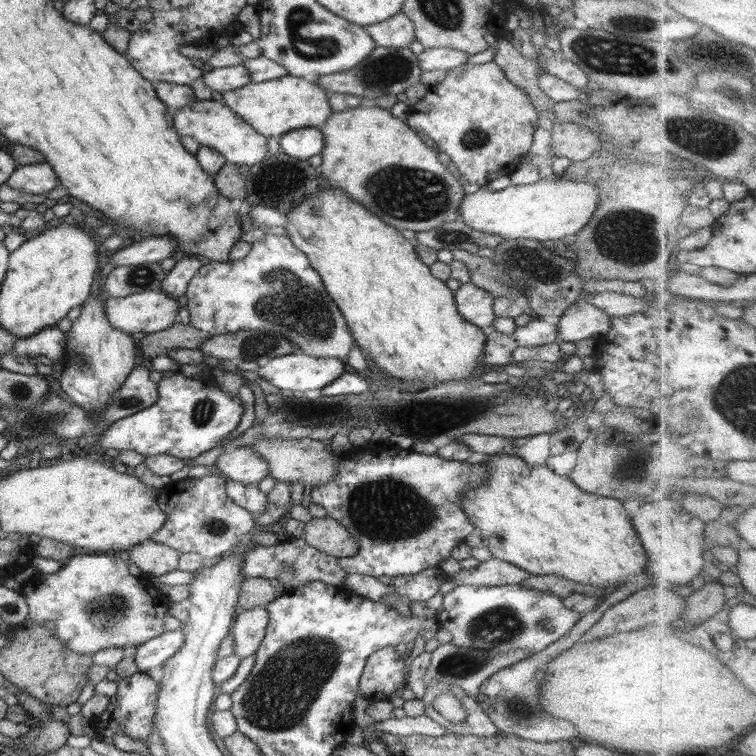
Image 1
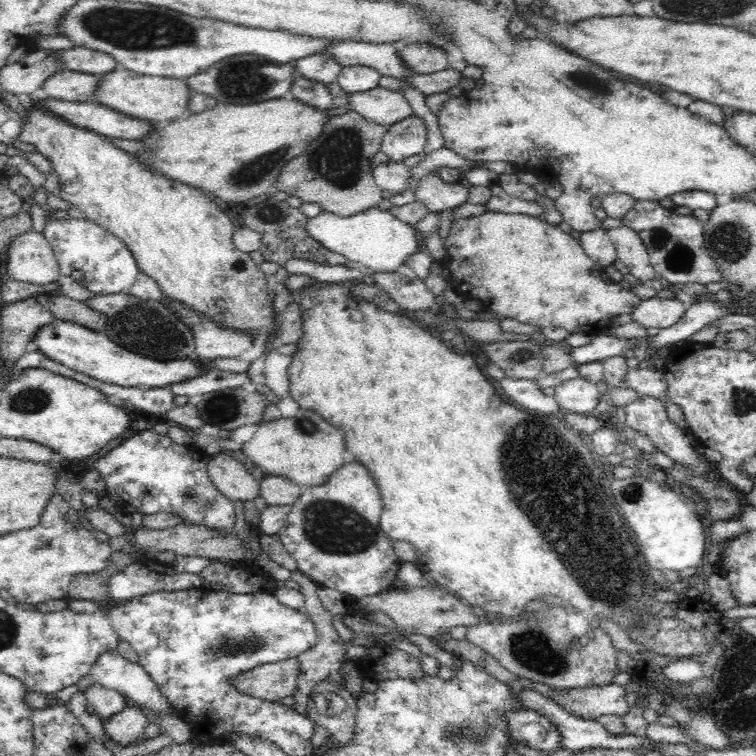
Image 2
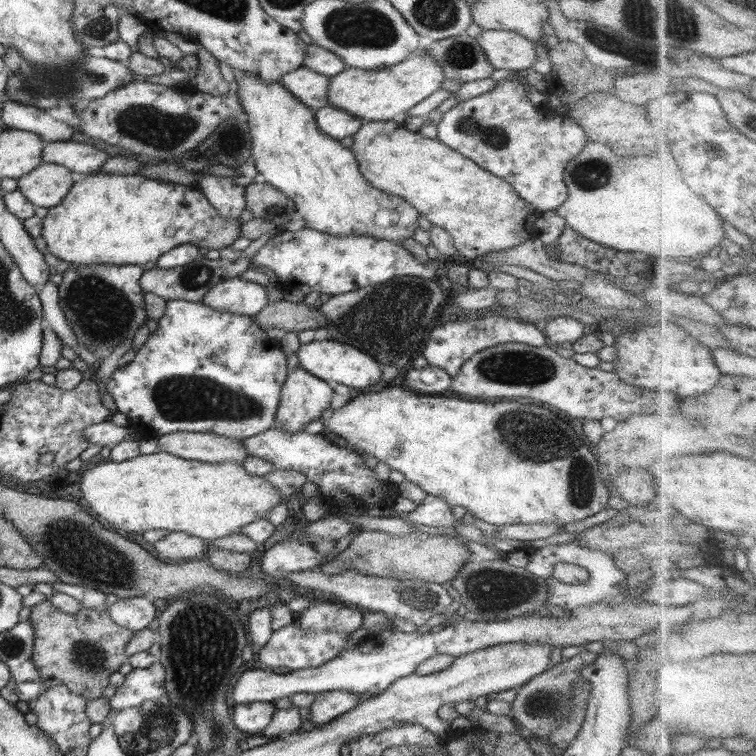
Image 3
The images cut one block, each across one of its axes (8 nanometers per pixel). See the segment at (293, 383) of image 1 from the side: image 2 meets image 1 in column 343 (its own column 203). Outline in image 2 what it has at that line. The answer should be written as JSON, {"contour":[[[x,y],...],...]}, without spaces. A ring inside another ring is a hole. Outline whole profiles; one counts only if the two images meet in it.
{"contour":[[[58,319],[54,324],[46,324],[38,330],[34,340],[41,353],[56,362],[113,385],[121,387],[162,388],[163,386],[196,378],[214,369],[214,363],[204,362],[198,357],[181,358],[173,361],[159,361],[135,354],[112,342],[110,338],[85,326]]]}

